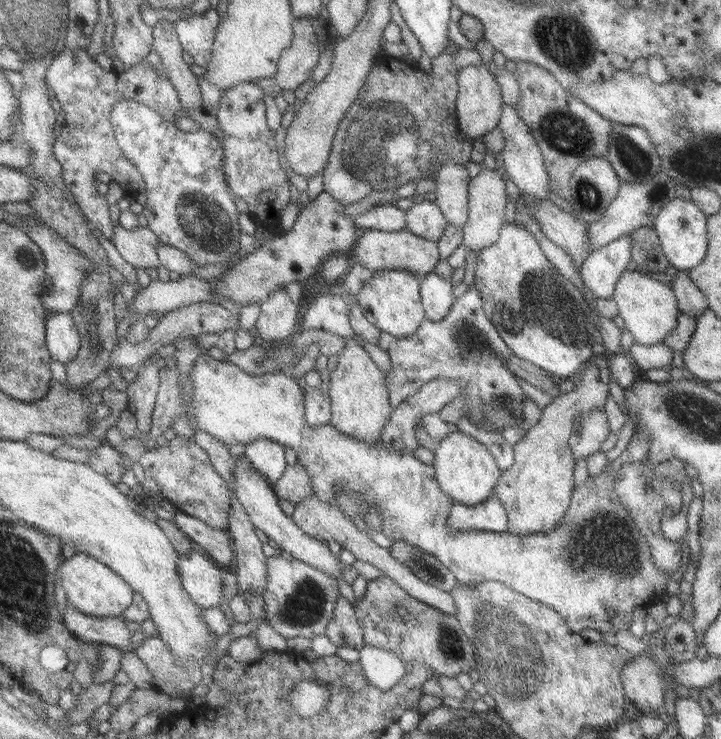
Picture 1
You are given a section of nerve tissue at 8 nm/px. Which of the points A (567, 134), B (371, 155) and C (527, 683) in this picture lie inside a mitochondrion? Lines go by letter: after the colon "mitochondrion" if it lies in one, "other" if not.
A: mitochondrion
B: mitochondrion
C: mitochondrion

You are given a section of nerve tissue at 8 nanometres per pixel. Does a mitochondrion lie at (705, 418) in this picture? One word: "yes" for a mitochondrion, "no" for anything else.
yes

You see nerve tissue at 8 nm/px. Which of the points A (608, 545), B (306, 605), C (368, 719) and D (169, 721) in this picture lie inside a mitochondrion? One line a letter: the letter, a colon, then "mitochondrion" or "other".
A: mitochondrion
B: mitochondrion
C: other
D: other

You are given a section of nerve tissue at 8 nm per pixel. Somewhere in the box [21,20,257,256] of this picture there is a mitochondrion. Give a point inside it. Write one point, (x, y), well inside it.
(41, 36)

